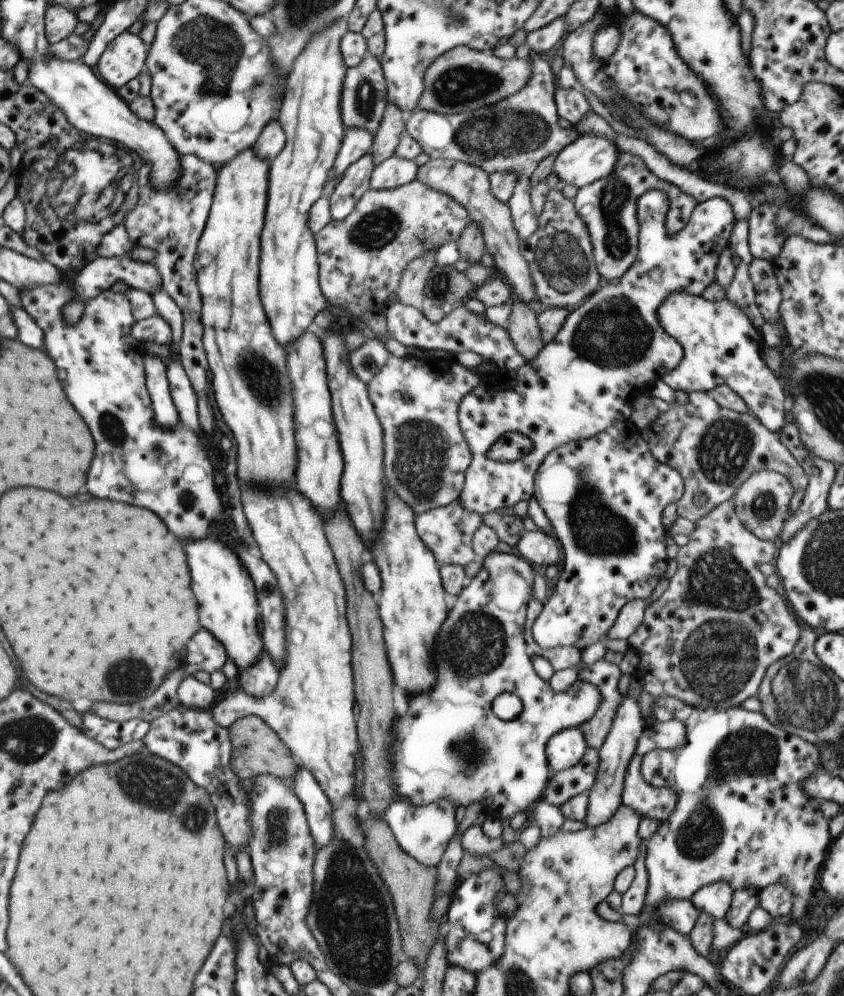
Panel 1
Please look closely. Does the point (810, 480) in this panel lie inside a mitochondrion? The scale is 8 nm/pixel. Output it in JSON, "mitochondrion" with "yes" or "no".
{"mitochondrion":"no"}

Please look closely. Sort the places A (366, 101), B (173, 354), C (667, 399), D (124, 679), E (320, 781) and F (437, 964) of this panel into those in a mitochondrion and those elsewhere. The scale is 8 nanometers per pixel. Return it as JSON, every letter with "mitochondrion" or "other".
{"A":"mitochondrion","B":"other","C":"other","D":"mitochondrion","E":"other","F":"other"}

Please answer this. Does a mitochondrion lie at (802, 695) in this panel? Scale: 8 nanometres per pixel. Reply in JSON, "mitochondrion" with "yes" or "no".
{"mitochondrion":"yes"}

